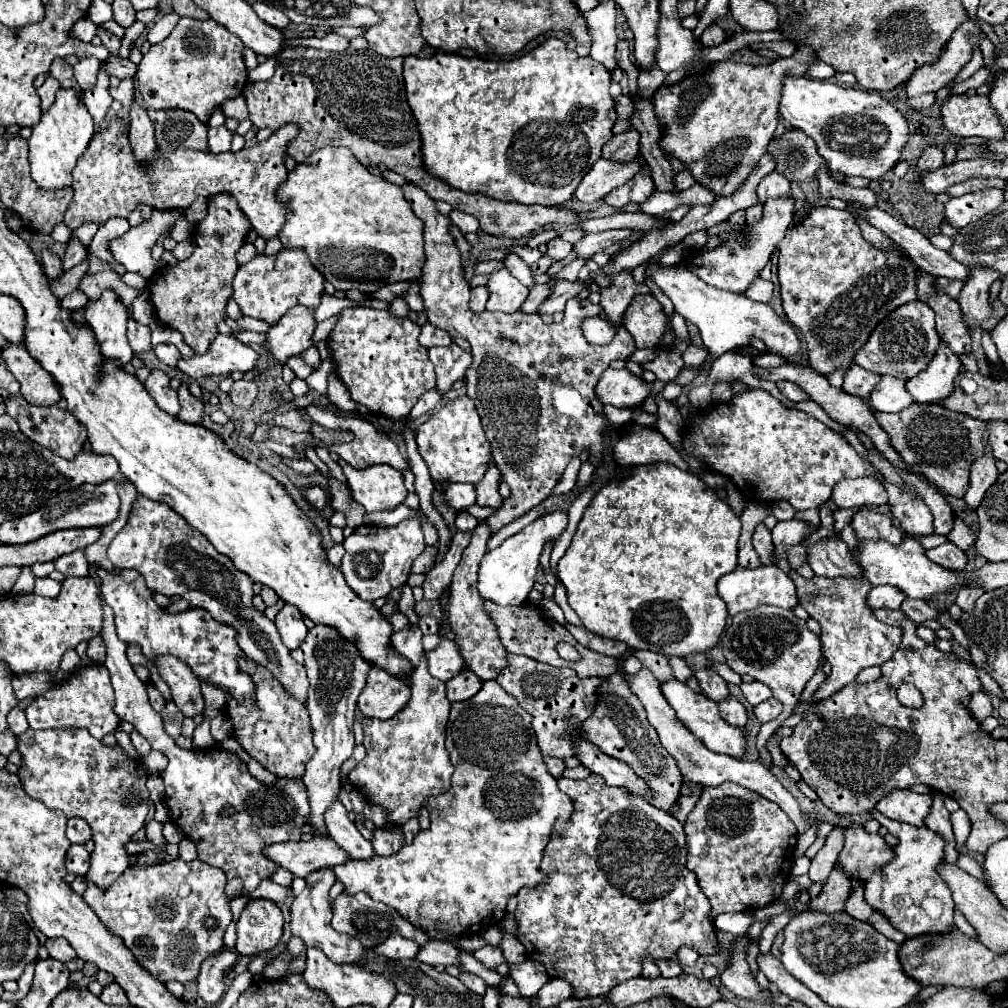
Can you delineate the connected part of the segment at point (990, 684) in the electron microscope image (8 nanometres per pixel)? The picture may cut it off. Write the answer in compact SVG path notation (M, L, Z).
M976 666L976 669L978 669L978 677L980 677L984 689L989 691L992 695L995 695L1006 701L1003 696L1002 690L997 682L992 677L990 677L988 673L982 671L982 669L980 669L978 666Z

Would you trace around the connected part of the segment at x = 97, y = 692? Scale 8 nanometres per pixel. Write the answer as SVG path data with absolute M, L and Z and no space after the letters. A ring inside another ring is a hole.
M88 665L78 667L70 679L56 683L52 689L34 699L34 703L26 709L26 719L32 729L50 729L50 727L86 727L96 739L102 739L106 733L116 731L120 719L114 713L114 689L106 675L104 665Z

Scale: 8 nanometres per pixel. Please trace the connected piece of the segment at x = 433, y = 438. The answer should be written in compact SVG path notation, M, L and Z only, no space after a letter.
M468 395L450 399L434 415L430 415L430 419L416 429L416 443L422 459L428 465L432 479L442 479L442 481L476 479L478 483L484 479L484 473L492 463L490 441L486 439L476 407Z

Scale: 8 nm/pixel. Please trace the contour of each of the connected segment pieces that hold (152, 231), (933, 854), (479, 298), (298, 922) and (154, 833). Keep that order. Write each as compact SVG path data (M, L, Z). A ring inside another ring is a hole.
M154 209L152 217L144 221L144 225L130 227L128 233L114 239L110 243L110 251L118 263L126 267L126 271L140 273L142 277L150 277L156 271L156 261L150 257L150 249L156 245L158 237L168 235L178 219L186 217L186 209Z
M870 809L868 813L900 839L900 847L894 847L896 859L880 873L872 875L872 879L864 885L864 897L868 905L876 911L882 911L886 919L908 937L948 931L952 927L954 901L950 887L938 875L938 867L944 863L946 857L946 839L928 827L912 827L907 823L892 821L876 809Z
M484 285L474 287L470 291L470 309L480 313L486 309L486 303L488 303L488 287L484 287Z
M320 869L316 873L310 873L310 877L306 879L308 885L304 889L304 893L300 893L294 903L292 903L292 935L302 937L302 941L306 943L306 947L316 947L320 951L324 951L332 963L336 965L356 965L362 961L364 957L364 945L360 945L360 941L356 941L354 937L342 935L338 931L332 929L330 919L332 919L332 909L328 905L328 891L334 885L336 877L332 873L332 869Z
M150 821L150 823L146 825L146 839L148 839L150 843L154 843L154 845L168 847L168 841L166 841L164 835L162 835L162 823L158 823L158 821Z

